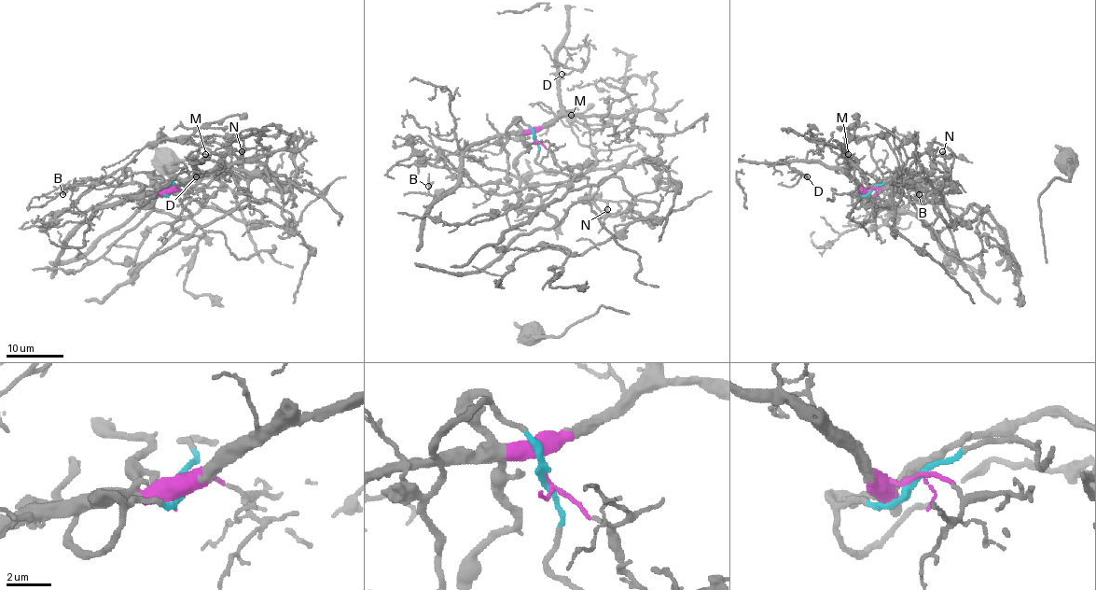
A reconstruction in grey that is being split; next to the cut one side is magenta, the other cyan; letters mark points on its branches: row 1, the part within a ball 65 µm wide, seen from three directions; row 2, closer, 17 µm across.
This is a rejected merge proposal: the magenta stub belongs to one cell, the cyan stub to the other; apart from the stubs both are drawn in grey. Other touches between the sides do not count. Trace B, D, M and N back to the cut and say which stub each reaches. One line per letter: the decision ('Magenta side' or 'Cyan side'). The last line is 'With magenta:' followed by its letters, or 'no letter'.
B: Cyan side
D: Magenta side
M: Magenta side
N: Cyan side
With magenta: D, M

